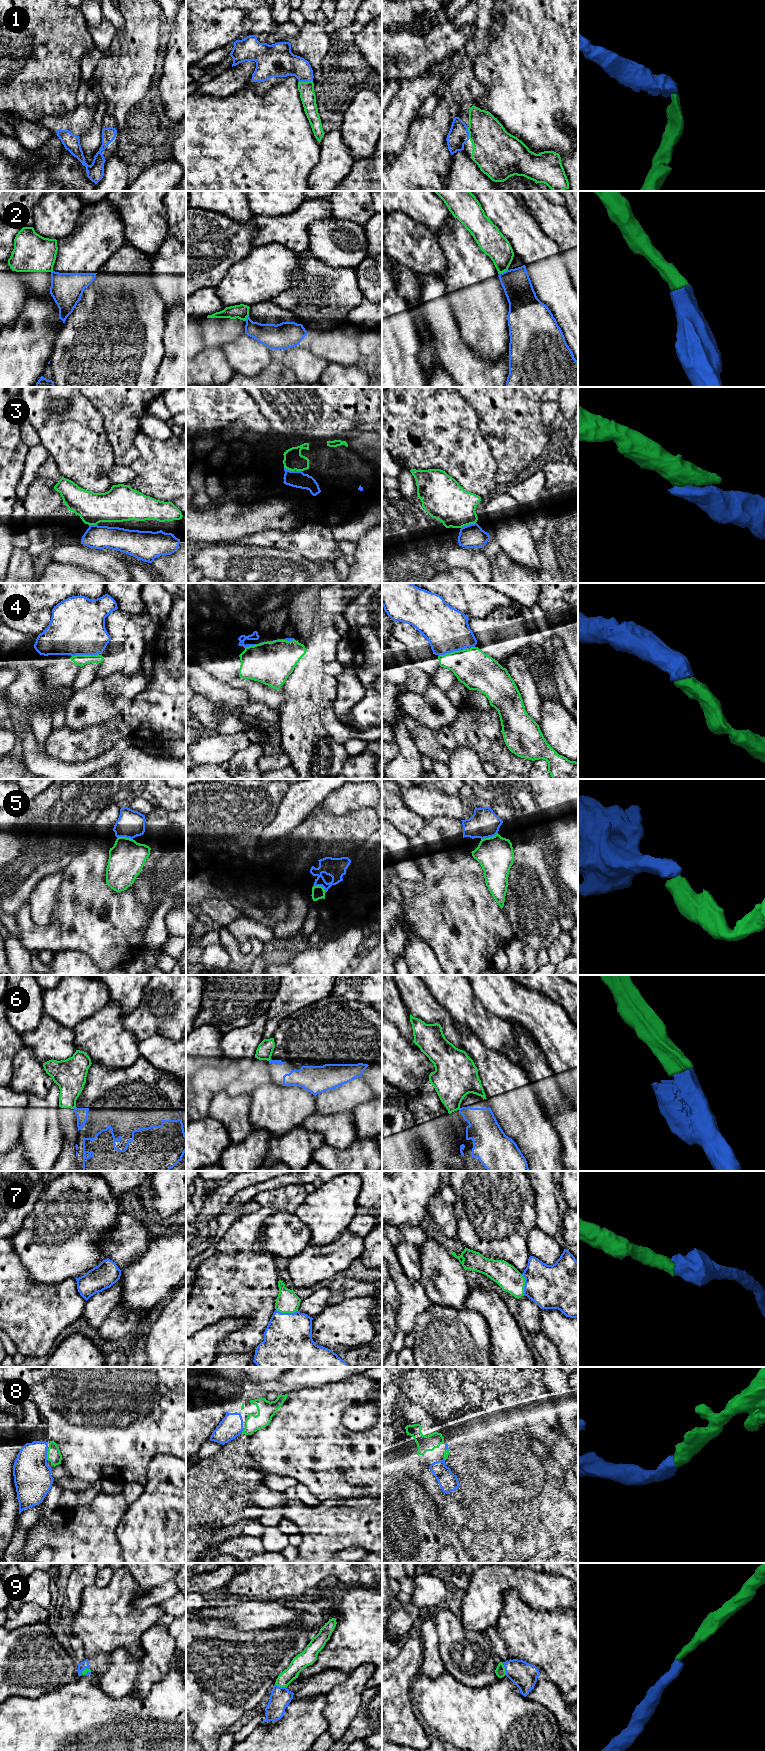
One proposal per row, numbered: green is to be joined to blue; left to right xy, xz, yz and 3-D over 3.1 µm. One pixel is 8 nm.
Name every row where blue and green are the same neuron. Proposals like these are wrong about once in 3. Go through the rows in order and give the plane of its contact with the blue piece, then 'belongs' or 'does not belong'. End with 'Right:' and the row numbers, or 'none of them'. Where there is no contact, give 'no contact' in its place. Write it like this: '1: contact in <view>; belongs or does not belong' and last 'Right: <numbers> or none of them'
1: contact in xz; belongs
2: contact in yz; does not belong
3: contact in yz; belongs
4: contact in xy; belongs
5: contact in yz; belongs
6: no contact; does not belong
7: contact in xz; belongs
8: contact in xy; belongs
9: contact in xz; belongs
Right: 1, 3, 4, 5, 7, 8, 9

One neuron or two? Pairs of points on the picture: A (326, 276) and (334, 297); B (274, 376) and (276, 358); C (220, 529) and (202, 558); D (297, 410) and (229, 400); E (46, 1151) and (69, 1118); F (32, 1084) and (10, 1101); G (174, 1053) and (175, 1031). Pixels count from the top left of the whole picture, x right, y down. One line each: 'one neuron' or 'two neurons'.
A: one neuron
B: one neuron
C: two neurons
D: two neurons
E: two neurons
F: two neurons
G: two neurons

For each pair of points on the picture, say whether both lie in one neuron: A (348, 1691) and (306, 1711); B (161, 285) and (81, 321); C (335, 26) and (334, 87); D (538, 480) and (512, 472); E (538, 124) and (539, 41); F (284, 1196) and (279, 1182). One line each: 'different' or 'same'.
A: different
B: different
C: different
D: different
E: same
F: different

